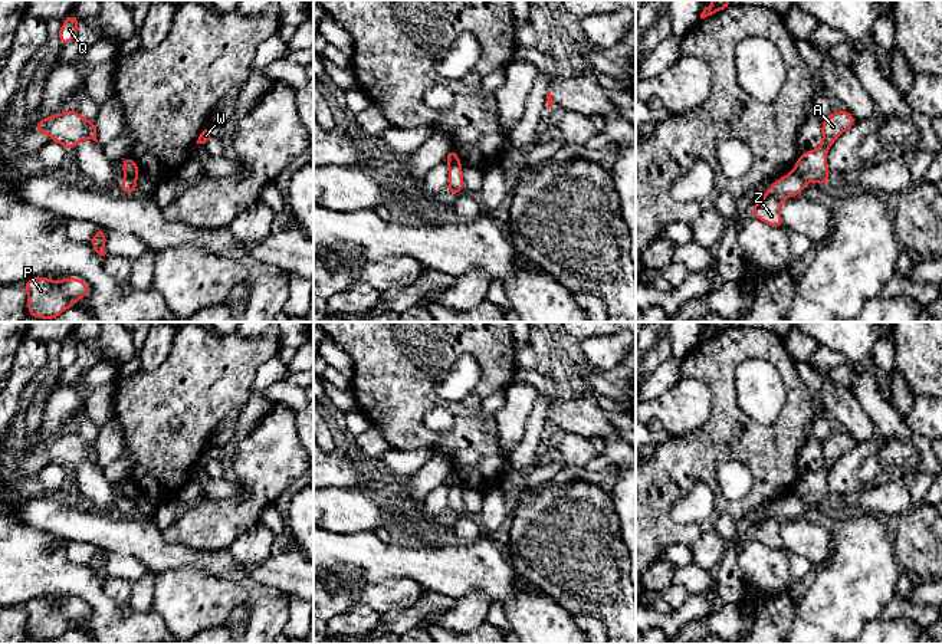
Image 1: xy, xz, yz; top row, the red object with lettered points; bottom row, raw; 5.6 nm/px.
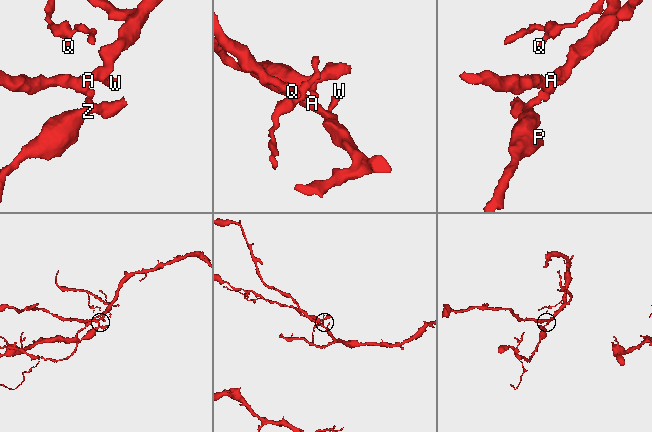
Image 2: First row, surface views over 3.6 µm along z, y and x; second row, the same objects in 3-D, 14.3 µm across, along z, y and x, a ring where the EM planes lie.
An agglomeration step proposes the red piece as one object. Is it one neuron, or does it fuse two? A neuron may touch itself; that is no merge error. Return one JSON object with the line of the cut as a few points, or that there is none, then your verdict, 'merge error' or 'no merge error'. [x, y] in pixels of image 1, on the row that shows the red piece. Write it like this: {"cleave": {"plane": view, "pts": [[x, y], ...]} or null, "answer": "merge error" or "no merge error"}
{"cleave": {"plane": "xz", "pts": [[459, 161], [449, 166]]}, "answer": "merge error"}

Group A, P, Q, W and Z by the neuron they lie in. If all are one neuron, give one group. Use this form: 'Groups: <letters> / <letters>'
Groups: A Q W / P Z

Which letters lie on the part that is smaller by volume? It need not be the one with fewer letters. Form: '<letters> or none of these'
P, Z

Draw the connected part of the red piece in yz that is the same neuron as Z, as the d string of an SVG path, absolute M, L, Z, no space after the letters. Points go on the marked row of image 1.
M791 171L774 181L767 194L754 203L751 216L771 227L782 229L785 224L779 211L781 201L802 193L805 193L804 180Z

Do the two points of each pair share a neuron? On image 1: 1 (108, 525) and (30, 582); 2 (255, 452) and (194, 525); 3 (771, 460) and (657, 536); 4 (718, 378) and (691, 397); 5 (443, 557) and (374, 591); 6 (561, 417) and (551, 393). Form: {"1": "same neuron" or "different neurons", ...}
{"1": "different neurons", "2": "same neuron", "3": "same neuron", "4": "different neurons", "5": "different neurons", "6": "different neurons"}

